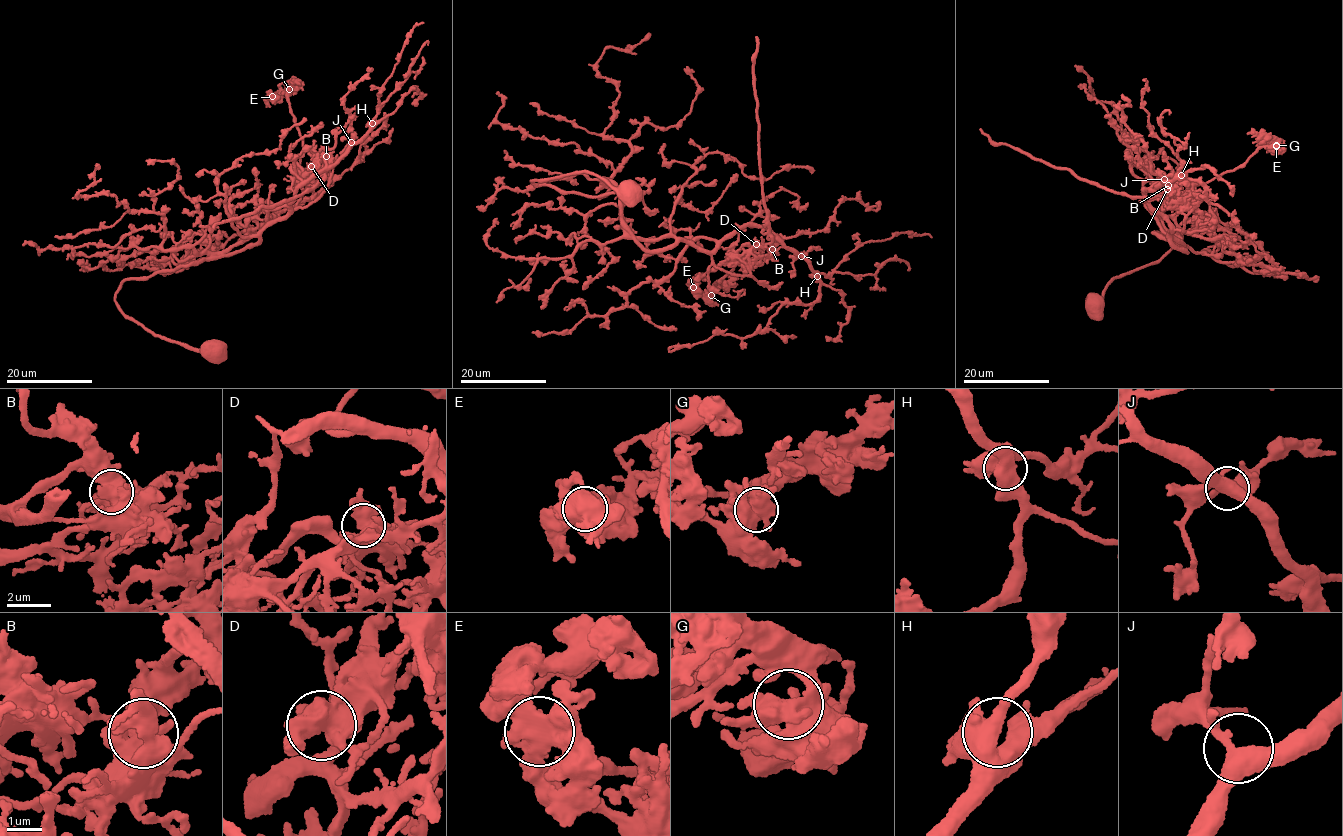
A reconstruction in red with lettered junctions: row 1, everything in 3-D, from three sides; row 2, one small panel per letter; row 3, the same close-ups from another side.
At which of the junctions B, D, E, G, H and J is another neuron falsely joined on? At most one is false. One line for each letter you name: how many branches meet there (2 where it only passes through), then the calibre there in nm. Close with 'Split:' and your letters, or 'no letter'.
B: 4 branches meet; 600 nm thick
Split: B

